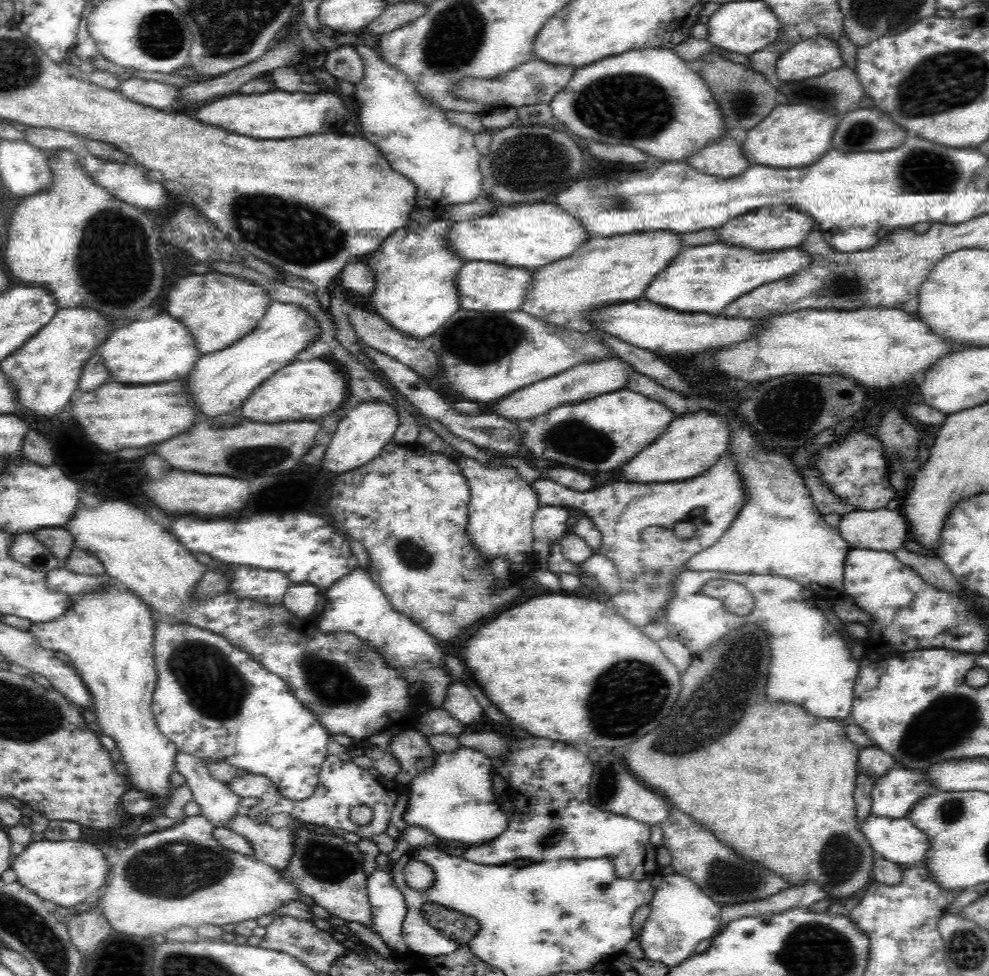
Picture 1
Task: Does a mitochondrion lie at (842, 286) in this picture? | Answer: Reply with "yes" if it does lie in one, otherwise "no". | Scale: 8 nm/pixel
yes

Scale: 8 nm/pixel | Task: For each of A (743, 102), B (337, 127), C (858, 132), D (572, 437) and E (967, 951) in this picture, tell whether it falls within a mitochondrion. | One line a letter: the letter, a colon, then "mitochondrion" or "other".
A: mitochondrion
B: other
C: mitochondrion
D: mitochondrion
E: mitochondrion

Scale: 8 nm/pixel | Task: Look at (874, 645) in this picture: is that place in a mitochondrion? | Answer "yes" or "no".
no

